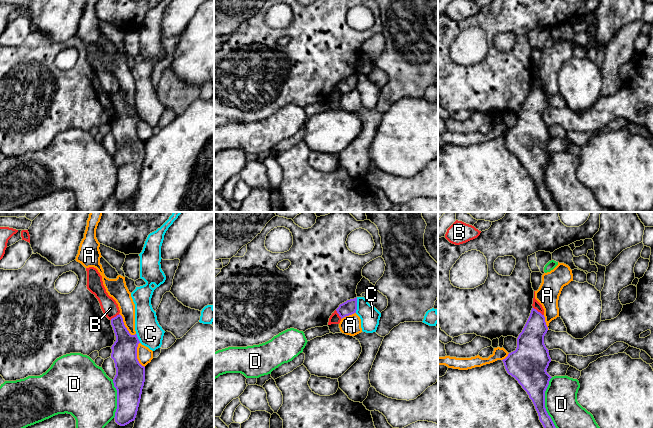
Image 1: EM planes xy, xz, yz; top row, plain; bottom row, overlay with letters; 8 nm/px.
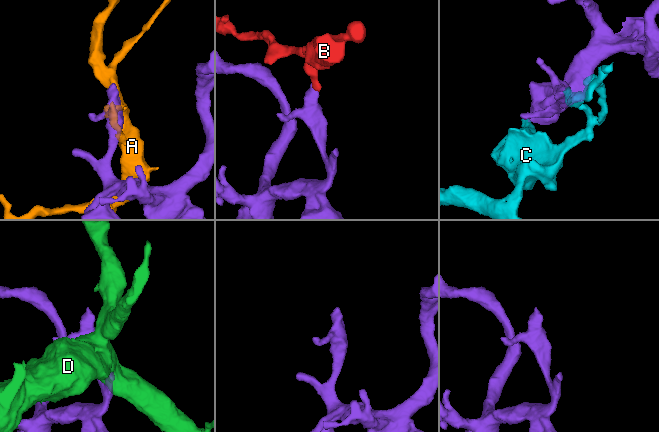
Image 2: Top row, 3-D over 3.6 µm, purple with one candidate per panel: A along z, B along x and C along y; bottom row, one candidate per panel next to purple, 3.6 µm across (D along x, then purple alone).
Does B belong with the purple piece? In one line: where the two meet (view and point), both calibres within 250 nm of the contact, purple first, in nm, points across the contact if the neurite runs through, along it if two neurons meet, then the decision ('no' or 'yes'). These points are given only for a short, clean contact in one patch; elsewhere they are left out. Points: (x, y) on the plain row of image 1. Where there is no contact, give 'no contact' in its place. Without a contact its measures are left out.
yz (537, 87) | 220/70 nm | along yz (533, 83), (543, 91) | no

